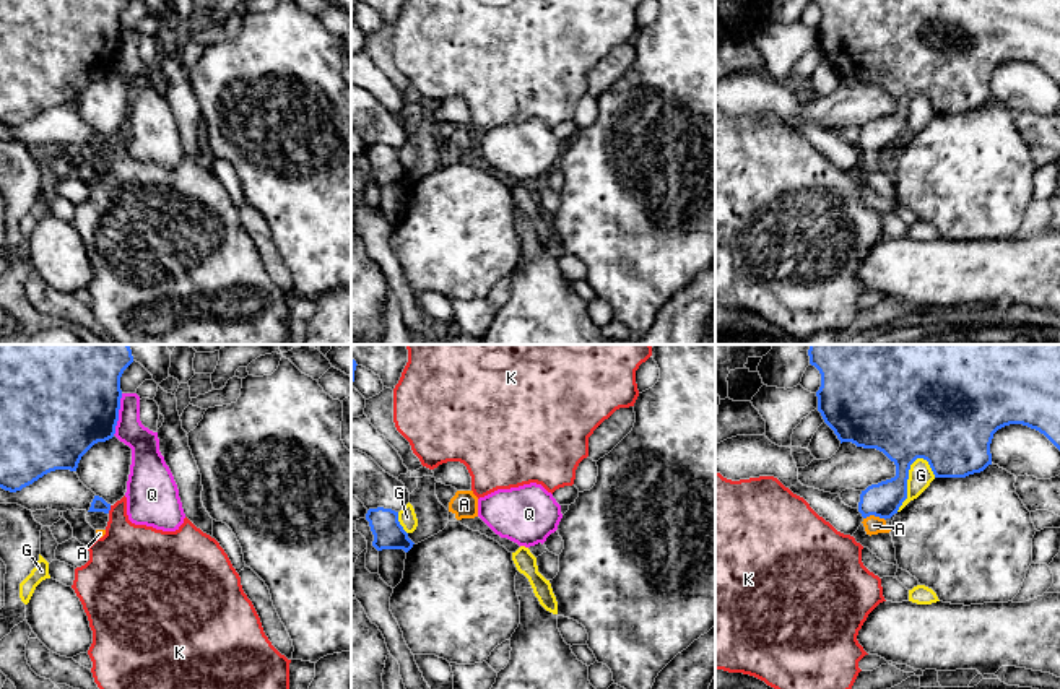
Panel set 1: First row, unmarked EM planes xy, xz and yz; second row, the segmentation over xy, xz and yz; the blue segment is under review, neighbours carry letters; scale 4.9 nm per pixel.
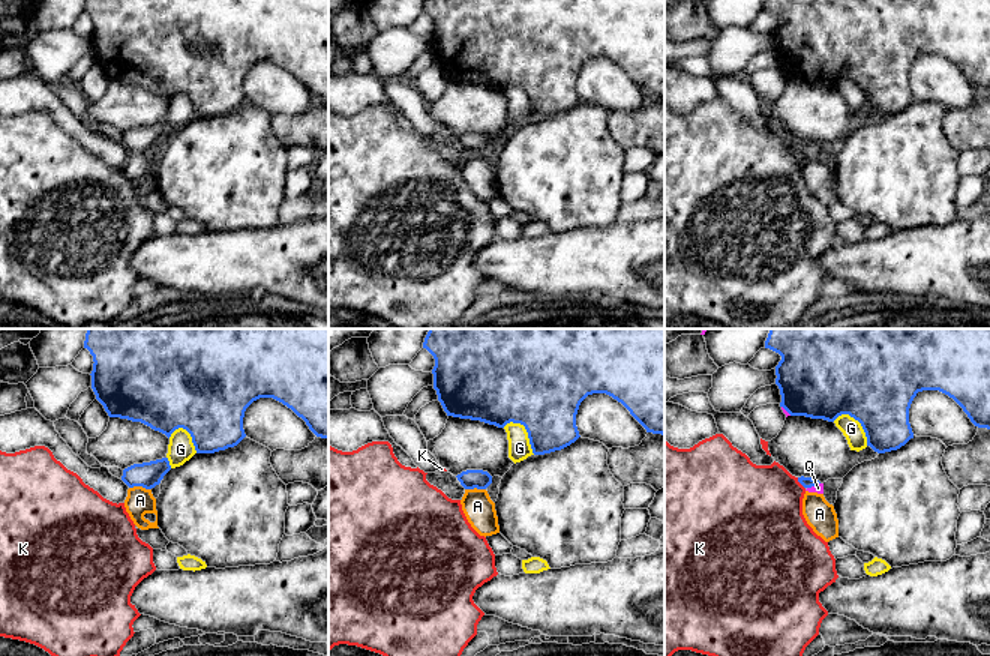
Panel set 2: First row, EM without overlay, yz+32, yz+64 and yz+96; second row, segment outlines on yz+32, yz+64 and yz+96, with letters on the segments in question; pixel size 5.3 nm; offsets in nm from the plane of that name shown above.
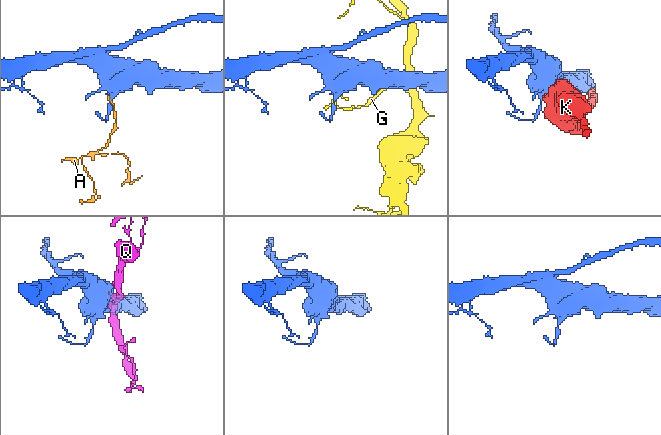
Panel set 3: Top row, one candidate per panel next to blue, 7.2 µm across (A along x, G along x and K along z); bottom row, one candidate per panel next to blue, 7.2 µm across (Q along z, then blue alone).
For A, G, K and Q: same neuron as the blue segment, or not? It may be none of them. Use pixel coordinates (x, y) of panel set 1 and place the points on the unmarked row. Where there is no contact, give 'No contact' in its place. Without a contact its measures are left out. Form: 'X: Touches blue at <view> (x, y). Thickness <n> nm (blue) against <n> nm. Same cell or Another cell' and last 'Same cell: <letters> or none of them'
A: Touches blue at yz (875, 151). Thickness 170 nm (blue) against 90 nm. Same cell
G: Touches blue at yz (906, 117). Thickness 300 nm (blue) against 120 nm. Another cell
K: Touches blue at xy (109, 145). Thickness 70 nm (blue) against 320 nm. Another cell
Q: Touches blue at xy (117, 51). Thickness 440 nm (blue) against 140 nm. Another cell
Same cell: A

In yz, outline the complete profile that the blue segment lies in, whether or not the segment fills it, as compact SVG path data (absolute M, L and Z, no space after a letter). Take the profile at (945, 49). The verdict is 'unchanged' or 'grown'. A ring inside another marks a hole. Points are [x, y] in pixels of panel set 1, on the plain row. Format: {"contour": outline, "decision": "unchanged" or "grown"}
{"contour": "M811 0L821 10L821 23L816 28L818 47L824 58L834 67L842 78L852 78L857 83L876 84L883 88L894 101L896 112L878 120L868 122L860 130L858 148L863 153L863 162L867 171L889 169L891 164L886 159L894 150L897 150L902 138L907 135L907 115L910 101L917 94L928 98L935 114L966 114L974 109L984 107L992 101L990 80L993 70L1010 60L1023 60L1044 70L1060 86L1060 0Z", "decision": "grown"}

